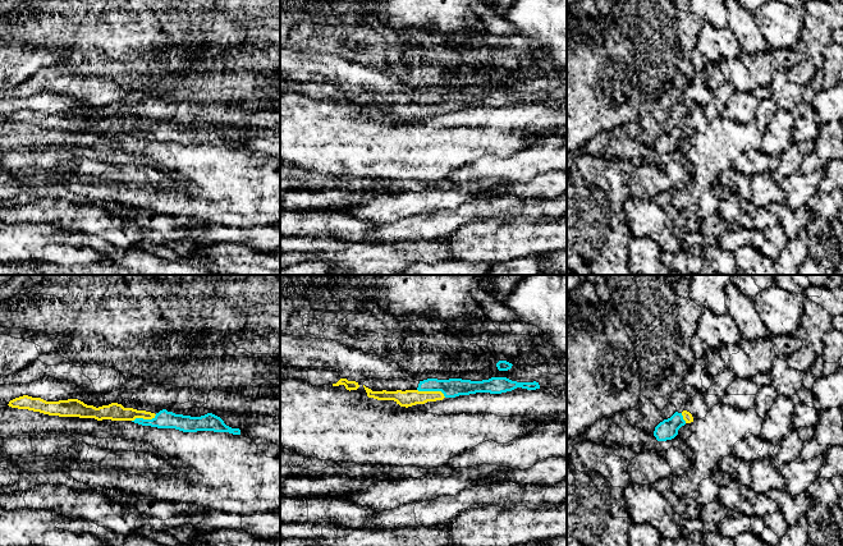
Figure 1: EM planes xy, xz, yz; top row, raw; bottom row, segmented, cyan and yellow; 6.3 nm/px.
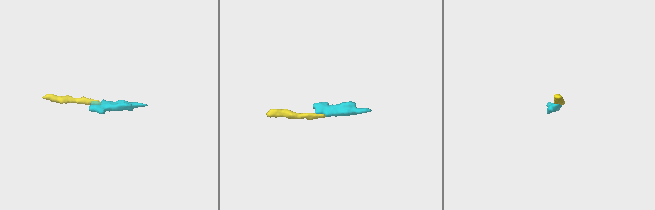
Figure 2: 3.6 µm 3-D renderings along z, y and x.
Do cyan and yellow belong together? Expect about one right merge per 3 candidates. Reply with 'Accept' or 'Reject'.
Accept

